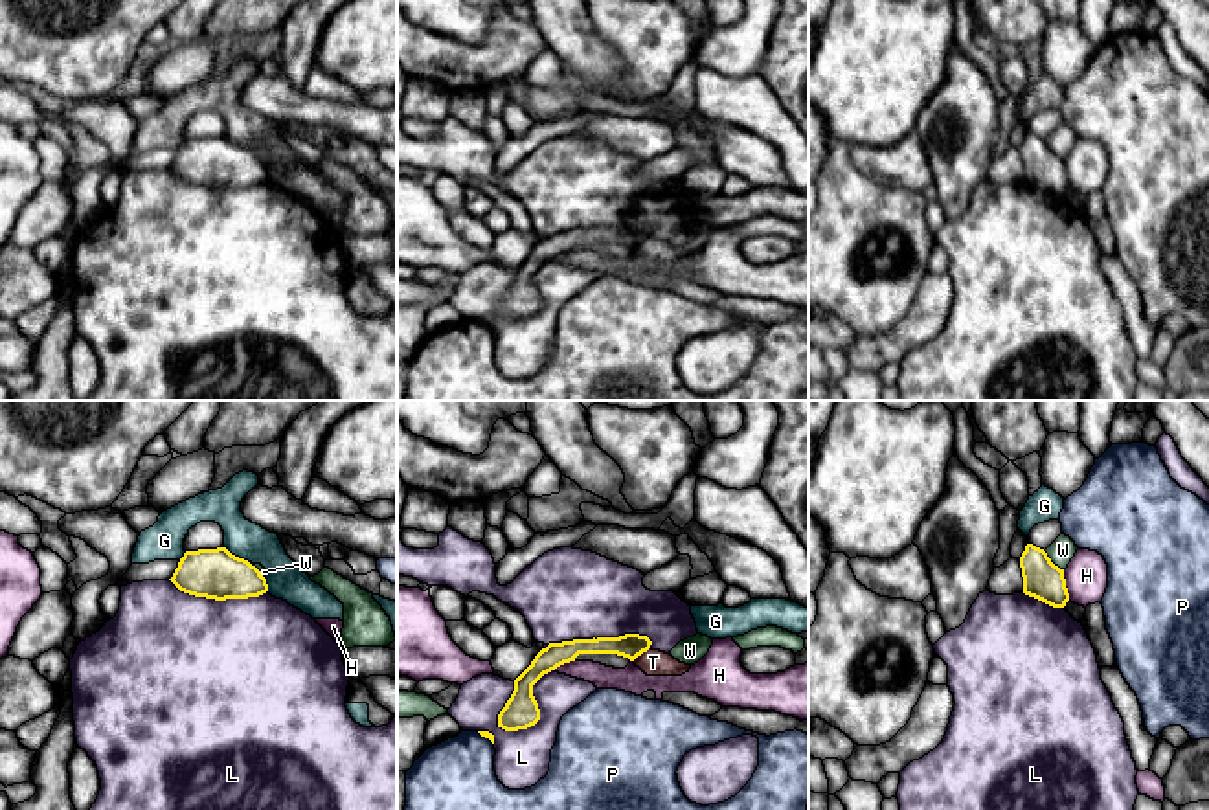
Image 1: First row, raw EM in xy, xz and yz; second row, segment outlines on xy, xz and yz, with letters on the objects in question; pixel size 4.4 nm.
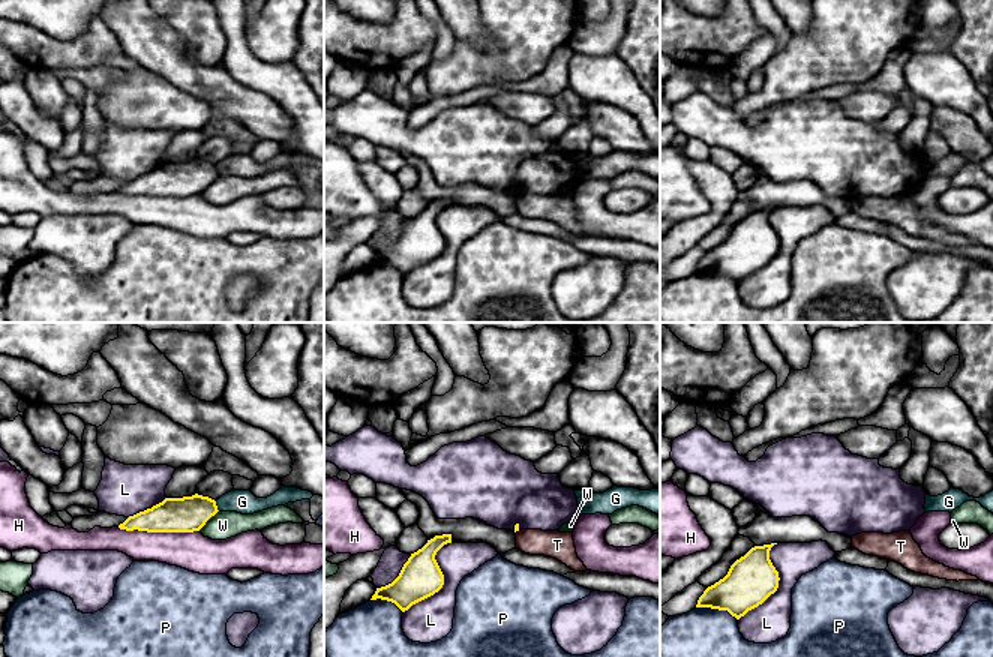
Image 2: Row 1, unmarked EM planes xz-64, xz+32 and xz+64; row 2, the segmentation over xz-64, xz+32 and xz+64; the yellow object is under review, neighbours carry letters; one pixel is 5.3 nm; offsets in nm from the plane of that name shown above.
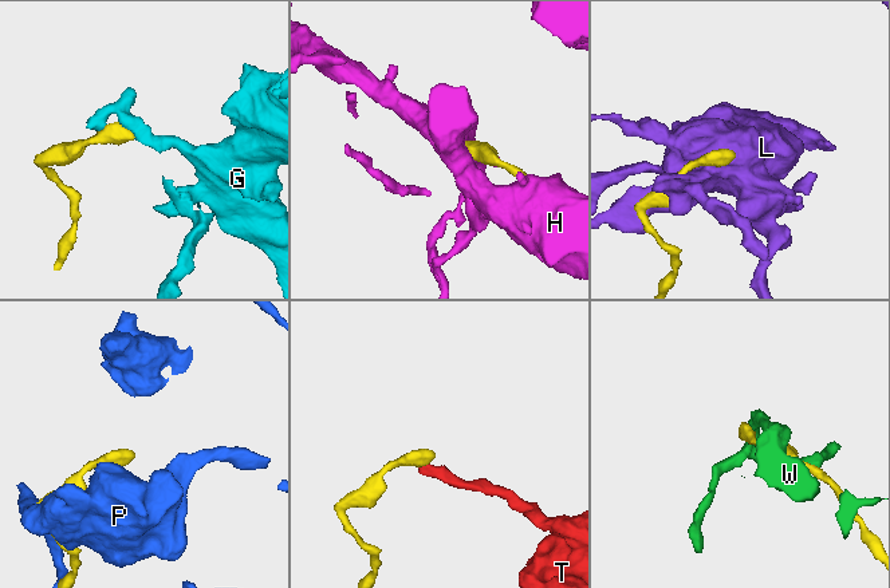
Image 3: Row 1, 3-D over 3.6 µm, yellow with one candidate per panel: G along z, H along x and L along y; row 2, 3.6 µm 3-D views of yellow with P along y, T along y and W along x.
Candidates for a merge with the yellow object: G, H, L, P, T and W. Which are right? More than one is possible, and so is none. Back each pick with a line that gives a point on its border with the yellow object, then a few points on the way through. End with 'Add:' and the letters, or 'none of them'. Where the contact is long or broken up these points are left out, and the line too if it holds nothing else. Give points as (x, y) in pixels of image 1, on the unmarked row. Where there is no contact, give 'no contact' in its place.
Add: none of them

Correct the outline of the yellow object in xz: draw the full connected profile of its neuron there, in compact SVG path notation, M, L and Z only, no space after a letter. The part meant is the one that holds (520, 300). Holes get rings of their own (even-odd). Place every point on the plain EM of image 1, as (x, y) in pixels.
M639 222L549 231L514 268L514 279L498 303L498 316L518 320L535 314L540 309L540 298L533 285L533 274L557 255L575 250L579 242L617 242L634 250L647 241L650 233L652 230Z

